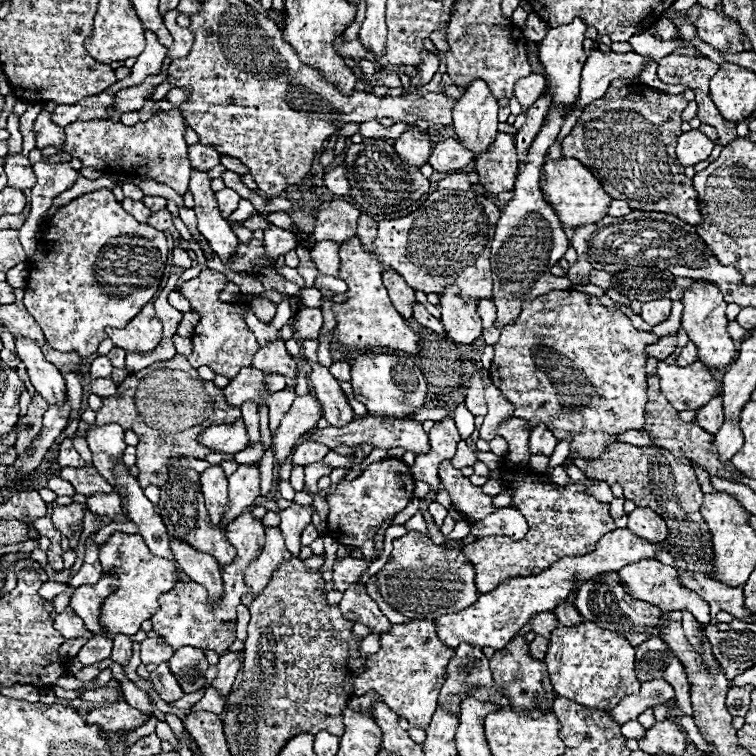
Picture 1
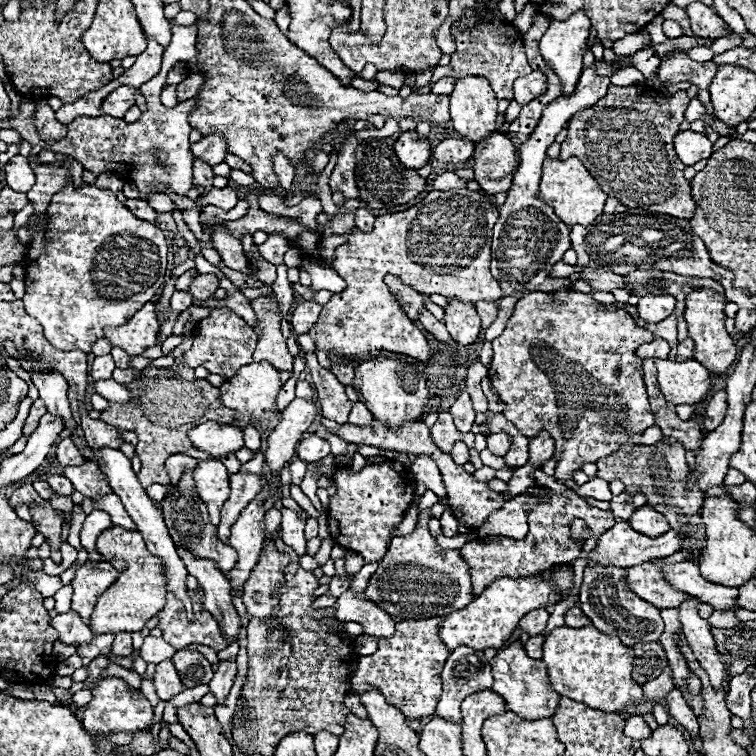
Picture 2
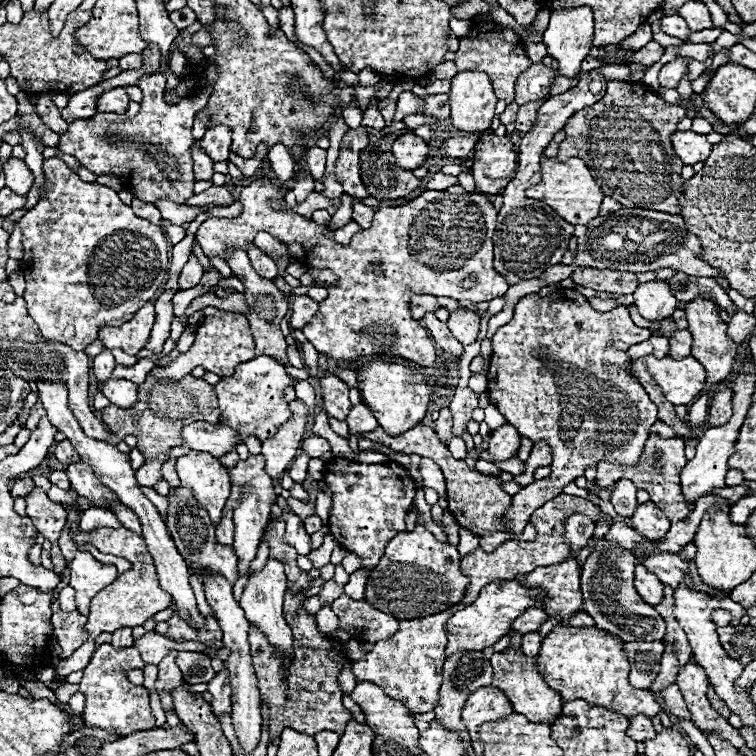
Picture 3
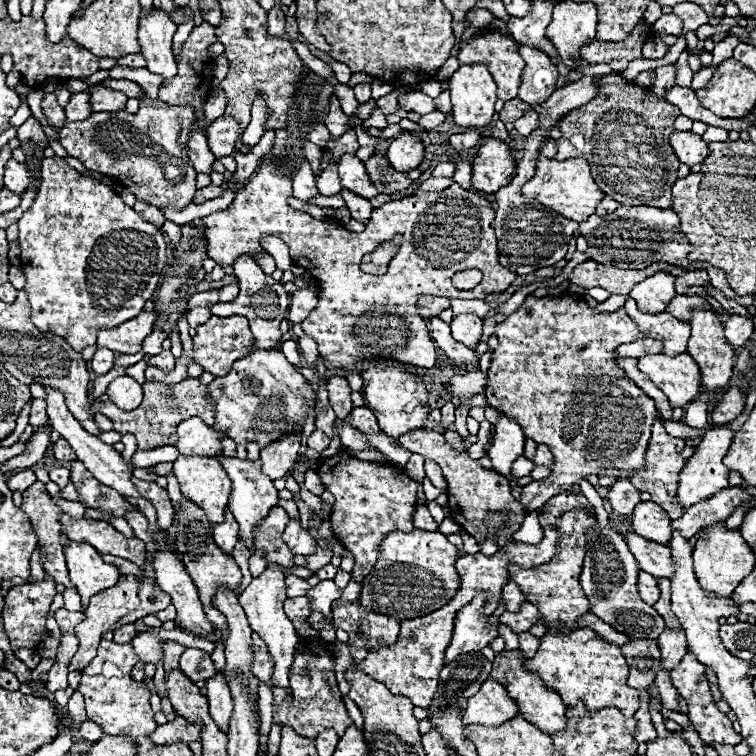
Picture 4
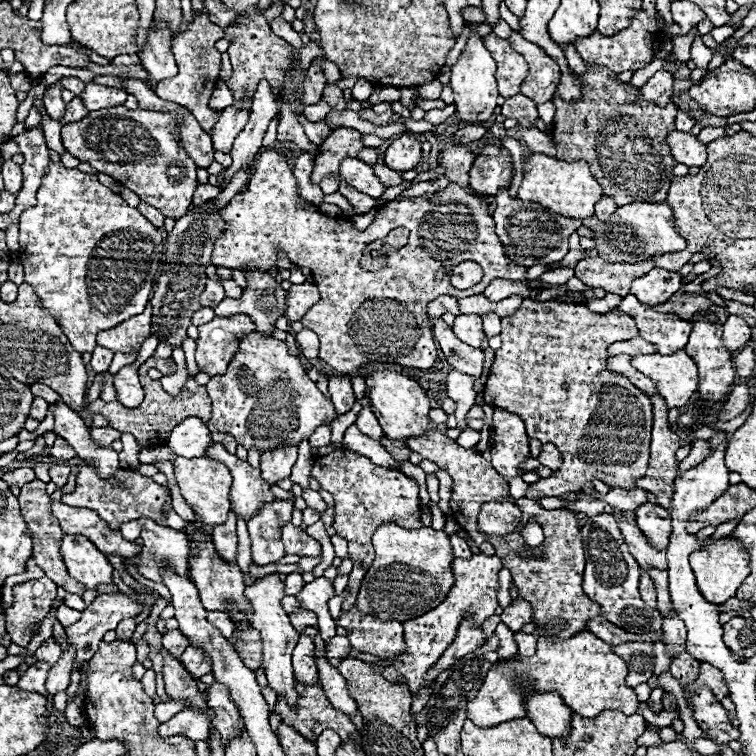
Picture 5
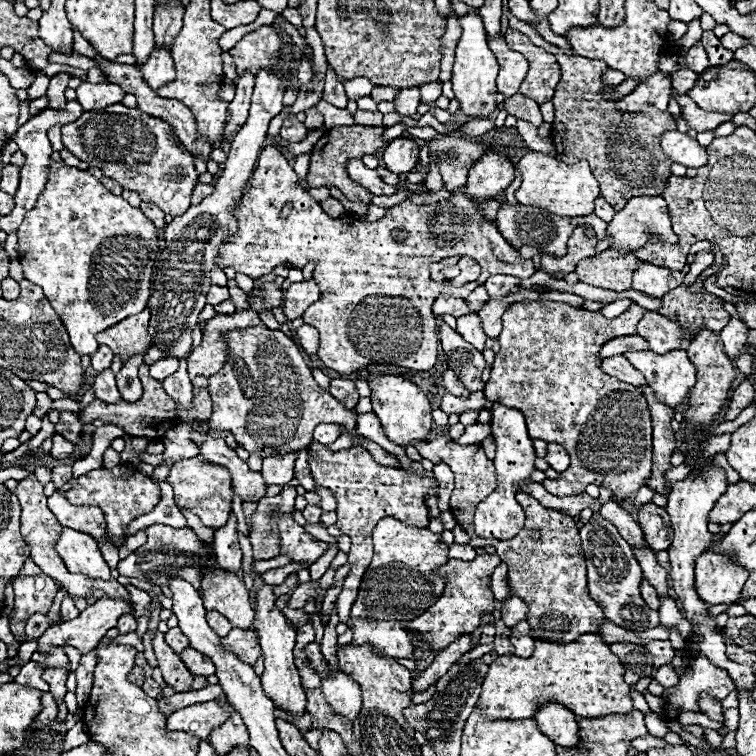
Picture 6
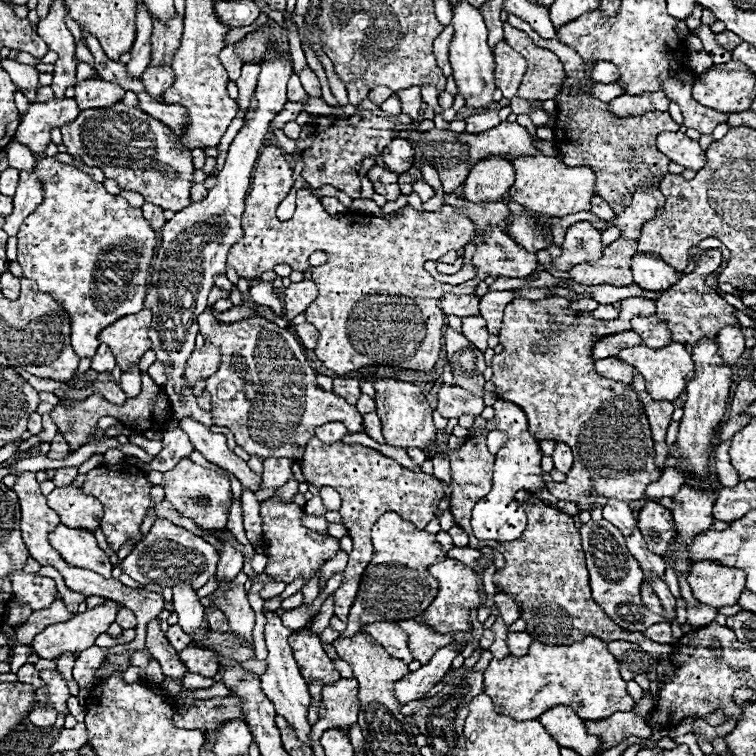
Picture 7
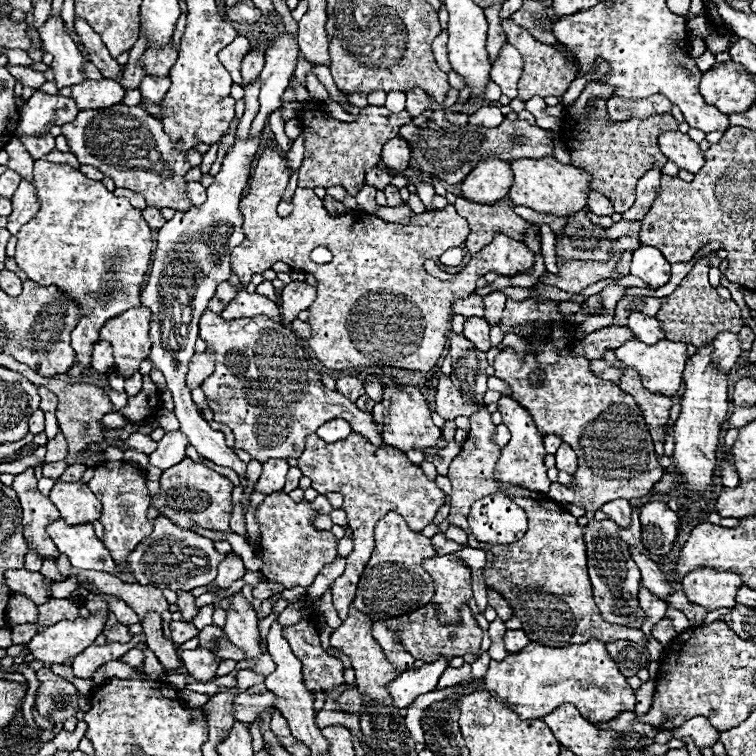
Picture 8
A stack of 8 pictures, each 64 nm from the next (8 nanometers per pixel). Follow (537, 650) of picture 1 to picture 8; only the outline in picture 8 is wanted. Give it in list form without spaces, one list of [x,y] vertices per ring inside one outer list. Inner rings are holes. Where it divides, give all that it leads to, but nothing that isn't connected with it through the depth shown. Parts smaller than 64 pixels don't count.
[[[506,630],[504,634],[504,644],[508,652],[520,652],[528,644],[528,636],[522,630]]]

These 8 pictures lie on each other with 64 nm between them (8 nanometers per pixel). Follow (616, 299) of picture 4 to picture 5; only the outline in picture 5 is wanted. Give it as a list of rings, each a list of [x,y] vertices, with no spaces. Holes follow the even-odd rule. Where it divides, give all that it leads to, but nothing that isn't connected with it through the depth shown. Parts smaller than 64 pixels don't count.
[[[606,294],[602,300],[590,300],[590,302],[586,302],[586,306],[592,310],[592,312],[596,312],[596,314],[606,314],[606,312],[610,312],[612,308],[616,308],[618,304],[620,304],[620,296],[614,296],[614,294]]]

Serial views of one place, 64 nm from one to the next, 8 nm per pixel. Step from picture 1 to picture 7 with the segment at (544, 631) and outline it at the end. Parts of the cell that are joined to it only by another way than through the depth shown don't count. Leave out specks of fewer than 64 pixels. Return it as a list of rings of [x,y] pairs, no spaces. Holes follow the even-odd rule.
[[[496,592],[492,594],[492,604],[498,608],[500,612],[500,618],[506,622],[506,624],[512,624],[514,620],[520,618],[520,606],[506,594],[502,592]]]

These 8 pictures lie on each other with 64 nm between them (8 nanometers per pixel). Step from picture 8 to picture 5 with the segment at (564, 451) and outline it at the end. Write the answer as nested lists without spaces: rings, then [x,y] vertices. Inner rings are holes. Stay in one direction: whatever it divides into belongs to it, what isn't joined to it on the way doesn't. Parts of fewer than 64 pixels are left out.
[[[544,444],[542,454],[538,456],[538,460],[542,462],[542,466],[548,466],[552,470],[558,470],[562,466],[562,462],[564,462],[558,448],[554,448],[554,444]]]

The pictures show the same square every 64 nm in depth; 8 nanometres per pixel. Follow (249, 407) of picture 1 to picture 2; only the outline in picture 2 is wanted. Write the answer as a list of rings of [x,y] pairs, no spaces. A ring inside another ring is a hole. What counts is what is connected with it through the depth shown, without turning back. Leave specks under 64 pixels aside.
[[[248,426],[248,430],[244,432],[244,446],[258,452],[260,450],[260,434],[256,432],[254,426]]]

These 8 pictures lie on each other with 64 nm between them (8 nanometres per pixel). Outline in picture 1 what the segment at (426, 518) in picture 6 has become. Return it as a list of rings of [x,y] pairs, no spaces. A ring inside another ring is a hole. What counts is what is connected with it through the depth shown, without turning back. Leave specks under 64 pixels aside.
[[[384,458],[380,462],[370,464],[358,478],[338,482],[338,488],[332,496],[326,498],[330,506],[330,514],[326,518],[328,534],[336,538],[342,546],[358,548],[364,554],[364,560],[376,560],[378,548],[374,544],[374,536],[378,528],[392,520],[398,512],[402,512],[414,496],[414,478],[410,468],[396,458]]]

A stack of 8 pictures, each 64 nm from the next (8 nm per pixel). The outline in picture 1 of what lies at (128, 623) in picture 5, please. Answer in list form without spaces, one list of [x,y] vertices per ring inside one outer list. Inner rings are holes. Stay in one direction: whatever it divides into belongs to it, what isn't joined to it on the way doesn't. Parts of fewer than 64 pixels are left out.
[[[116,634],[114,636],[114,648],[112,648],[112,660],[118,662],[118,664],[126,664],[132,656],[132,640],[130,636],[122,636],[122,634]]]

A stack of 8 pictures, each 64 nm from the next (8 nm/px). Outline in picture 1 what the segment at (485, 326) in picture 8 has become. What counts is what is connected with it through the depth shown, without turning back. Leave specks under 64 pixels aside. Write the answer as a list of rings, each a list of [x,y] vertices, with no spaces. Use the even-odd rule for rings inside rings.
[[[452,286],[440,294],[442,324],[448,336],[460,344],[472,344],[482,334],[482,322],[474,302],[464,302],[458,296],[458,288]]]

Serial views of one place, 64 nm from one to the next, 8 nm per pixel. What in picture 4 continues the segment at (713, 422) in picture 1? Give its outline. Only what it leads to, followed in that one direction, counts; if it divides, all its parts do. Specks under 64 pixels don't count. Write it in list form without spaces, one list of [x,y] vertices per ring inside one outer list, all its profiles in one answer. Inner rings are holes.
[[[730,388],[722,396],[722,400],[716,406],[716,410],[712,412],[712,422],[714,424],[732,422],[744,410],[744,402],[746,402],[746,394],[740,388]]]

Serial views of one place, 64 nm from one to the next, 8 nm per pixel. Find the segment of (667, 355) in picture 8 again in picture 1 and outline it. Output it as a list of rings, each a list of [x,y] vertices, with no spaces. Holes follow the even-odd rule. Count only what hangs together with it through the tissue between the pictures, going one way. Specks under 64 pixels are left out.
[[[658,360],[660,388],[666,400],[676,410],[696,410],[720,394],[720,382],[702,362],[692,362],[686,368]]]

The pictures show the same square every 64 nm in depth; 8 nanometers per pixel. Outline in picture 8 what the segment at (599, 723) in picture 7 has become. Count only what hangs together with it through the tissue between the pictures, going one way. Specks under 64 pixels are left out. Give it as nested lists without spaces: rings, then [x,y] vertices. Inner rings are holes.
[[[622,712],[622,714],[616,716],[614,720],[610,720],[610,722],[606,722],[606,724],[598,724],[598,726],[600,726],[600,728],[614,728],[614,730],[618,730],[618,732],[630,732],[630,730],[634,730],[634,732],[644,734],[646,738],[654,738],[656,732],[658,732],[656,728],[650,728],[648,724],[638,722],[634,712]]]

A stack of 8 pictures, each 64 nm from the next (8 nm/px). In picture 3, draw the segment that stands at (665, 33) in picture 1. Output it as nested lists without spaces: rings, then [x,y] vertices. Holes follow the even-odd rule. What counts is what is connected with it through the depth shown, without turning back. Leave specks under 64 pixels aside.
[[[664,16],[660,20],[660,30],[666,32],[668,36],[676,36],[680,40],[688,40],[690,38],[690,30],[686,28],[686,22],[680,16]]]

